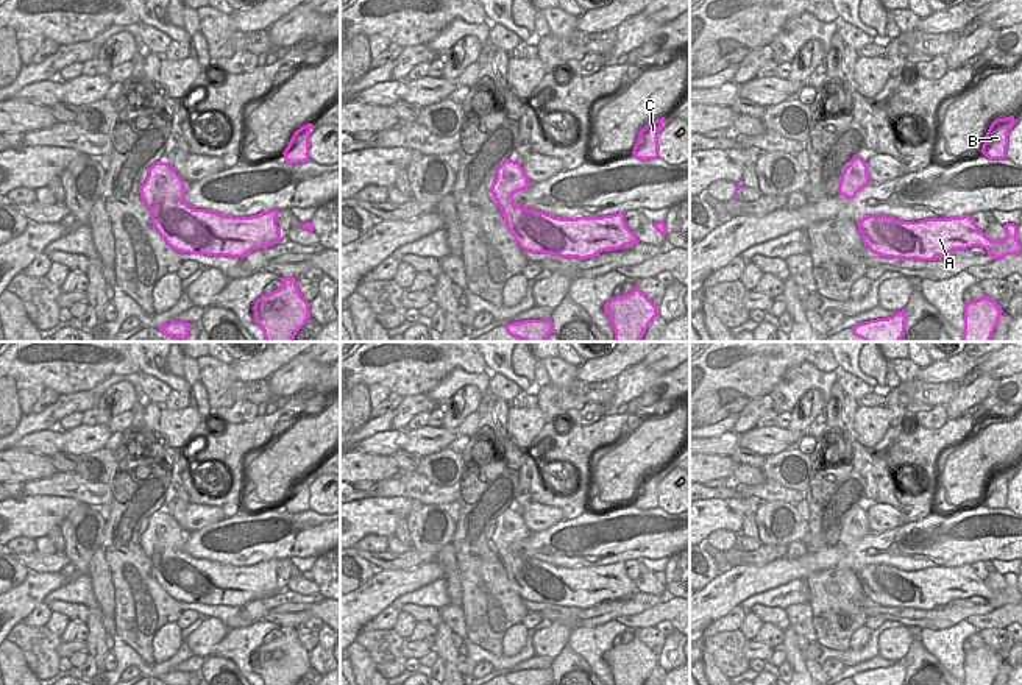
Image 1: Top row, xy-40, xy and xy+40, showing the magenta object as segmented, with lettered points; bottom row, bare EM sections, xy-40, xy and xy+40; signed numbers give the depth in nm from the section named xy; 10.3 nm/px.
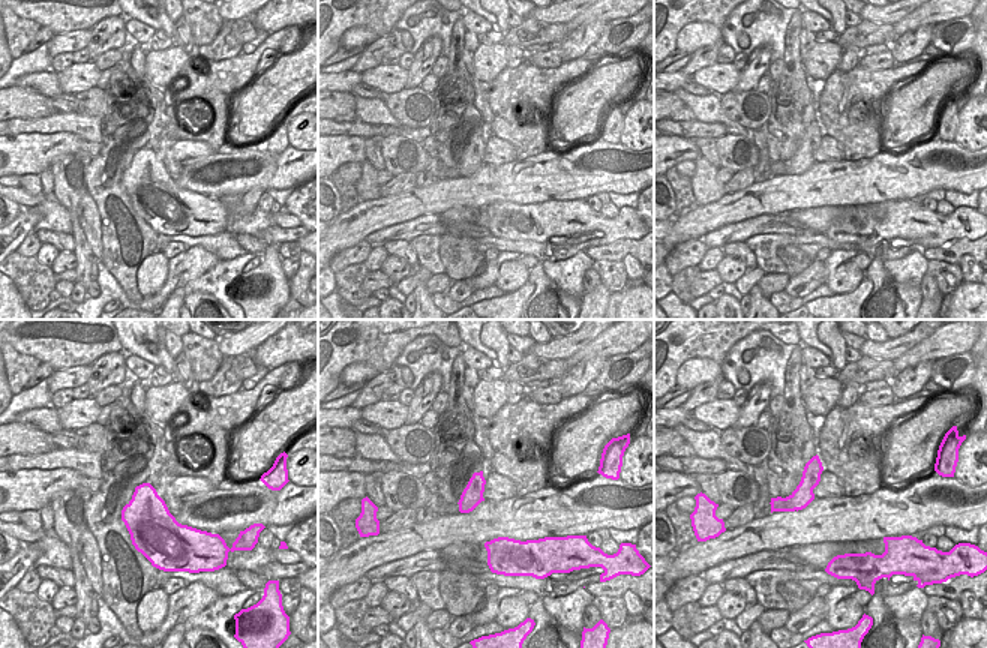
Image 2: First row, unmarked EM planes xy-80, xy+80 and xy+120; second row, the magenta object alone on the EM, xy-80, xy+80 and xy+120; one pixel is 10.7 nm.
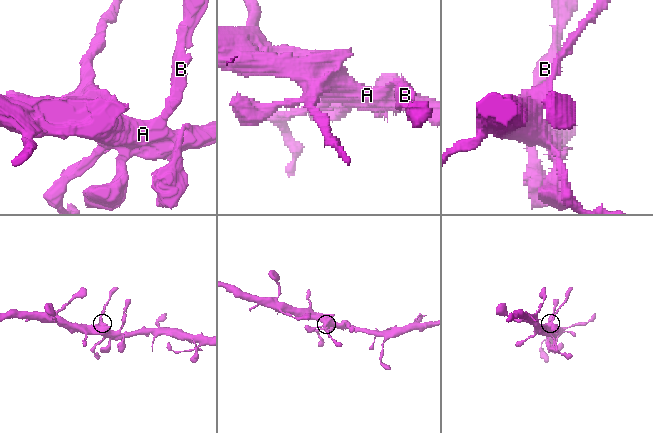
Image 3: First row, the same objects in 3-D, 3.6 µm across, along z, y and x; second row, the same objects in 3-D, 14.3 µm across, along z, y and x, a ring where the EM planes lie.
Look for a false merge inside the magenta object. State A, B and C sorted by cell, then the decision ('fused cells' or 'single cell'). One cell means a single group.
groups A B C; single cell

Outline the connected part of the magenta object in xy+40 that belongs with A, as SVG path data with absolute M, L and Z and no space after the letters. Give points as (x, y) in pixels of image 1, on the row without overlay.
M866 565L857 571L864 596L882 607L933 610L956 599L980 596L997 610L1019 604L1017 574L1003 574L1006 587L991 590L971 565L902 571L888 565Z

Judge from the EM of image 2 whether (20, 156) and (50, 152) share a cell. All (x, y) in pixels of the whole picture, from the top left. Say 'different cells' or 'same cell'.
same cell

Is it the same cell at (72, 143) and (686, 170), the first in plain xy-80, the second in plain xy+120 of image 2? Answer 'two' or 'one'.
two

